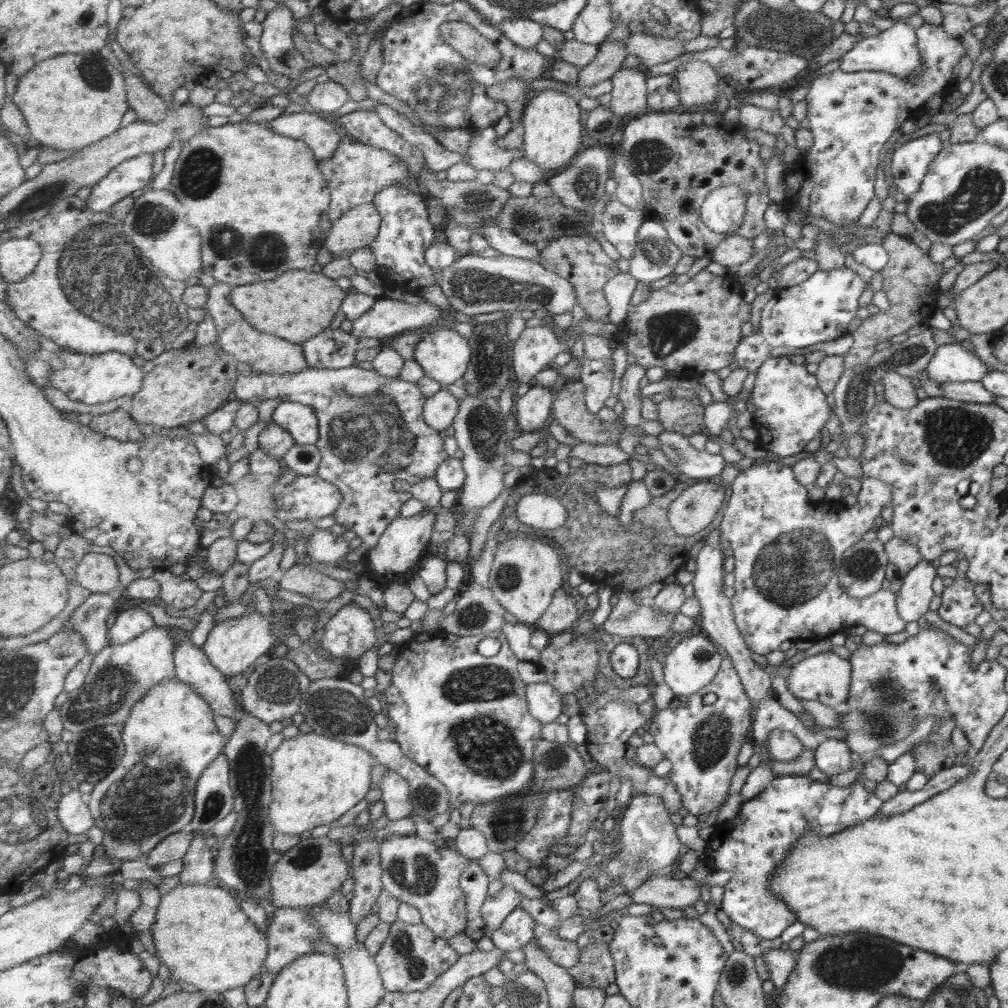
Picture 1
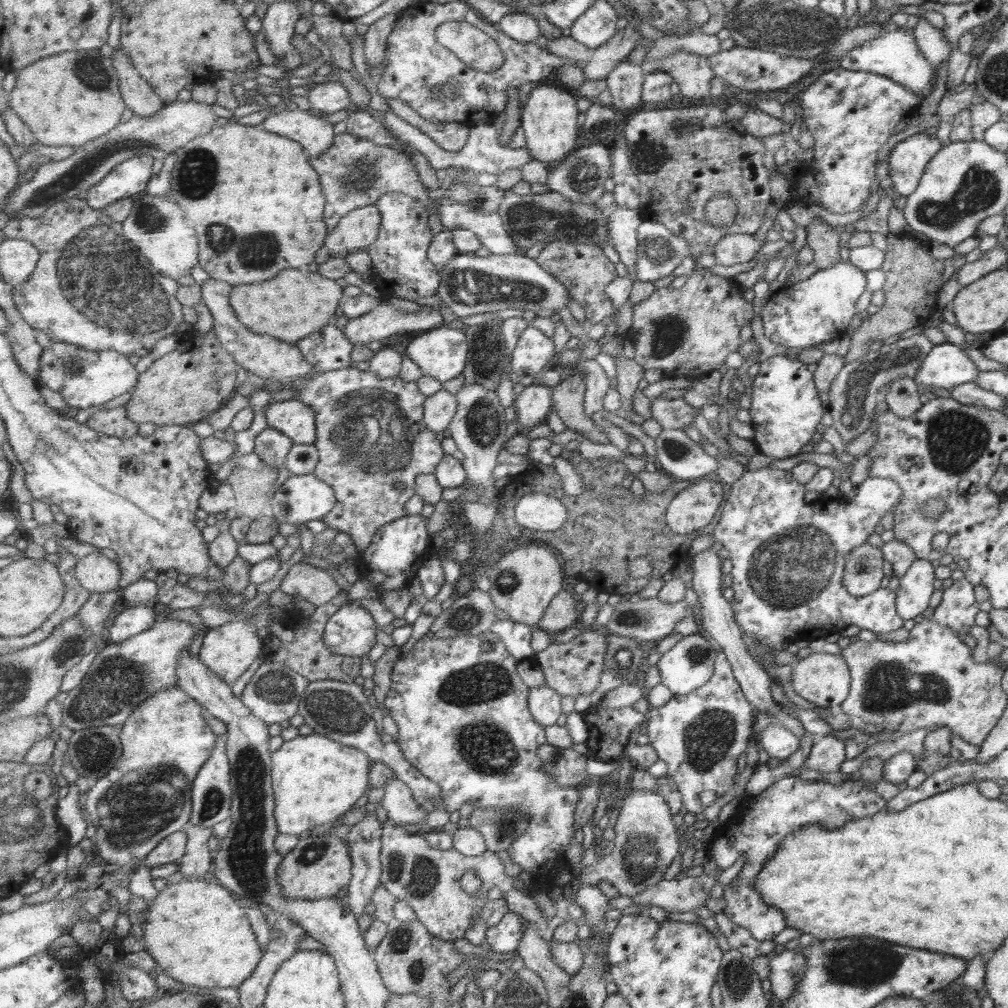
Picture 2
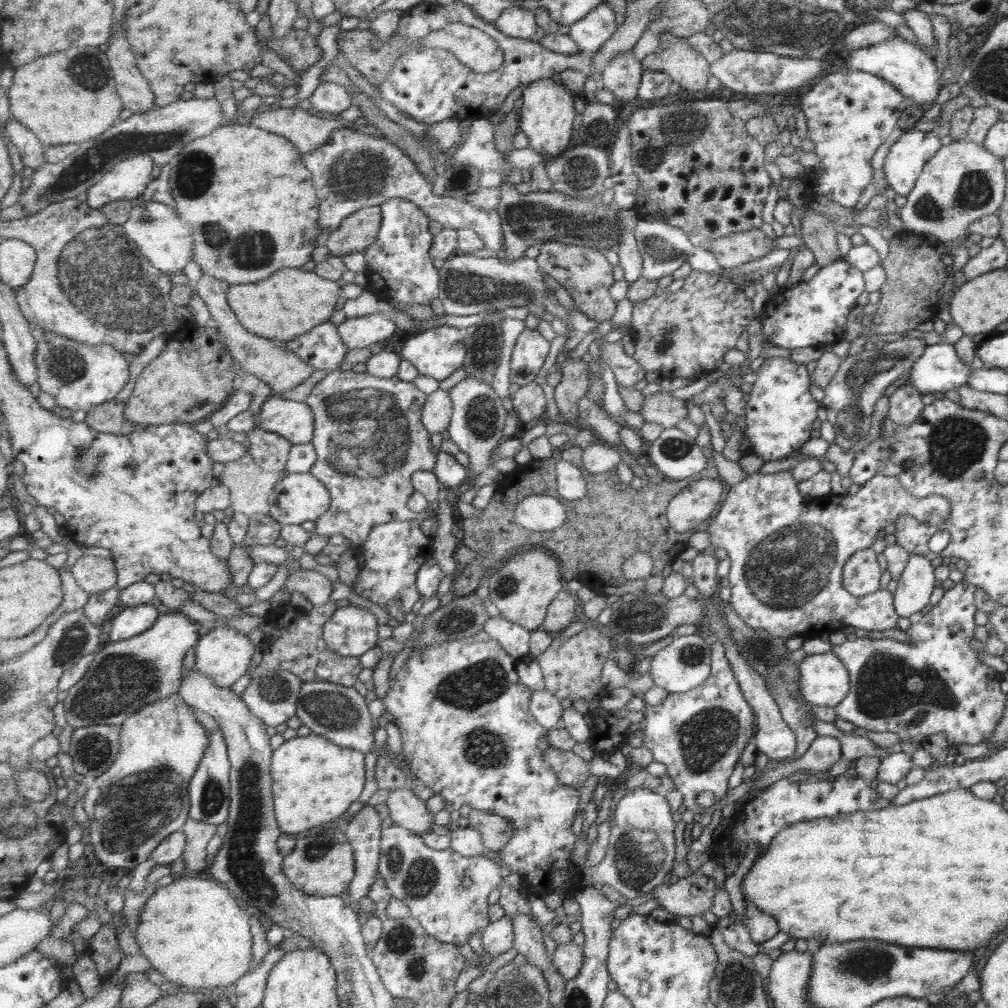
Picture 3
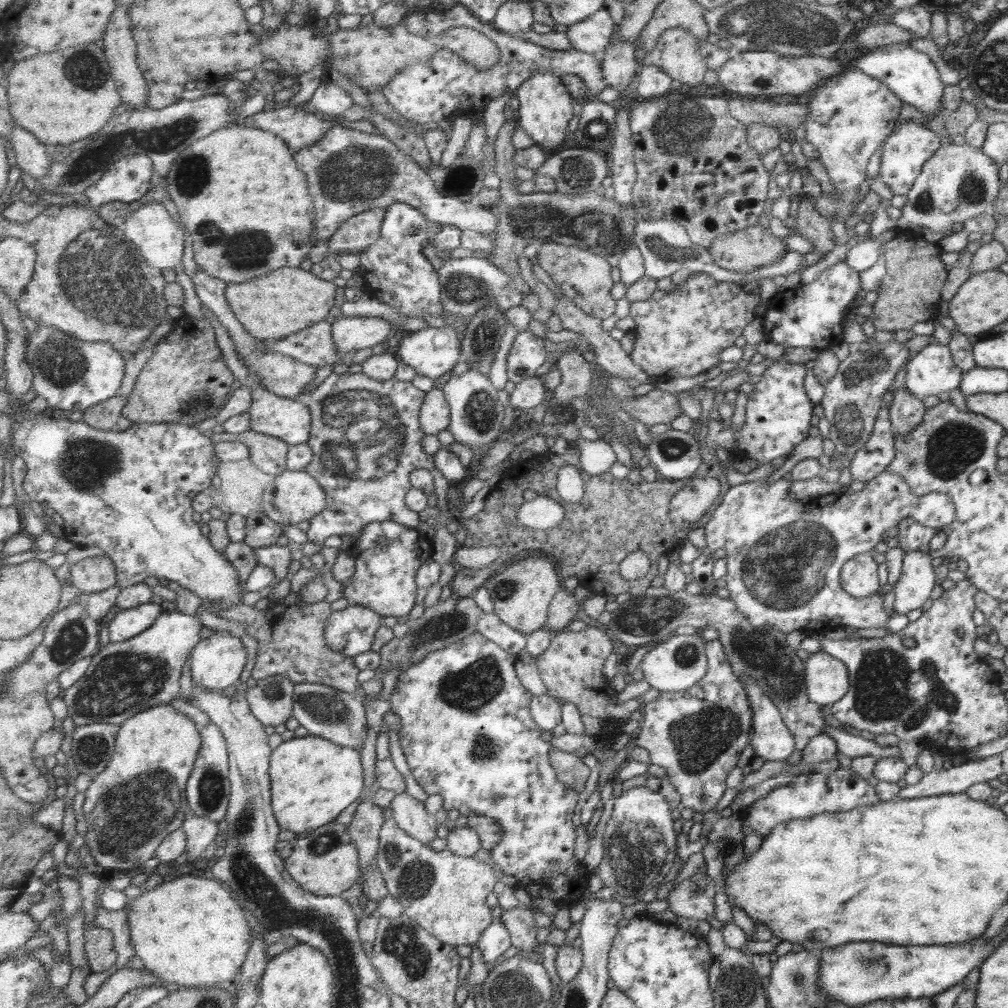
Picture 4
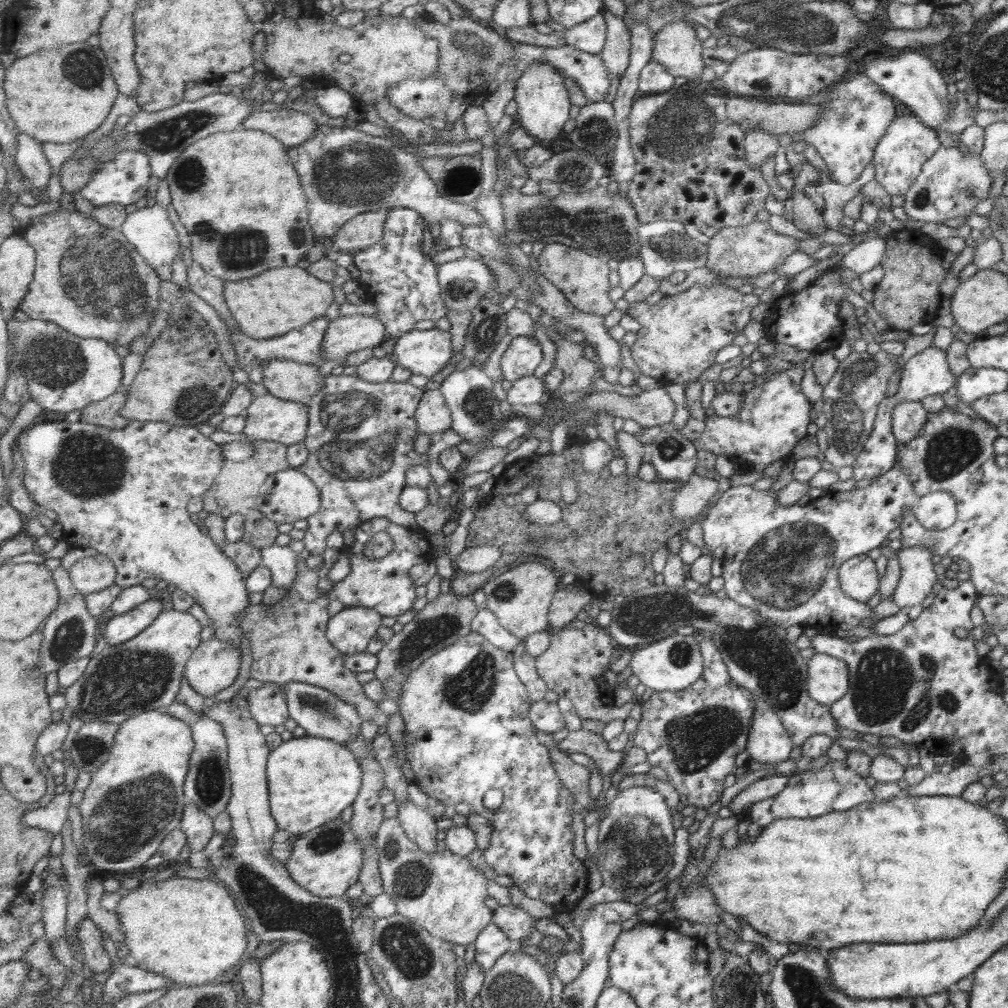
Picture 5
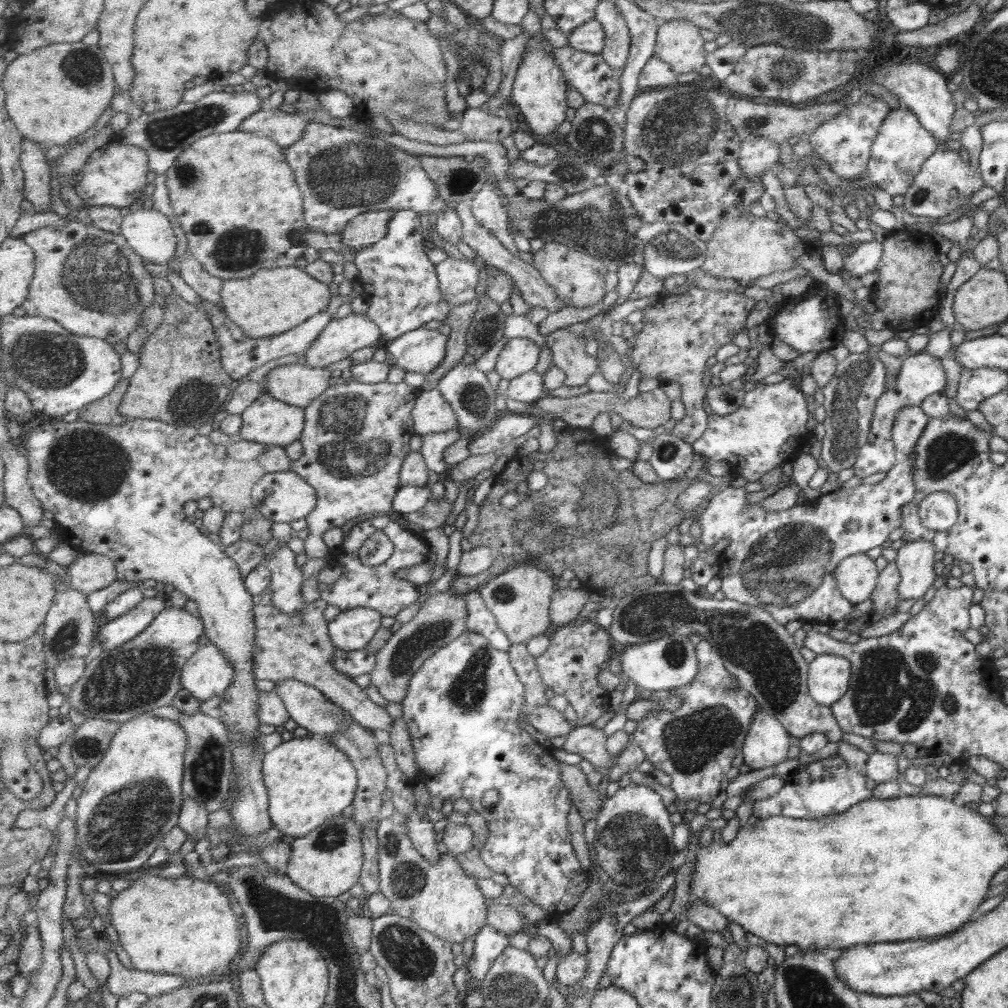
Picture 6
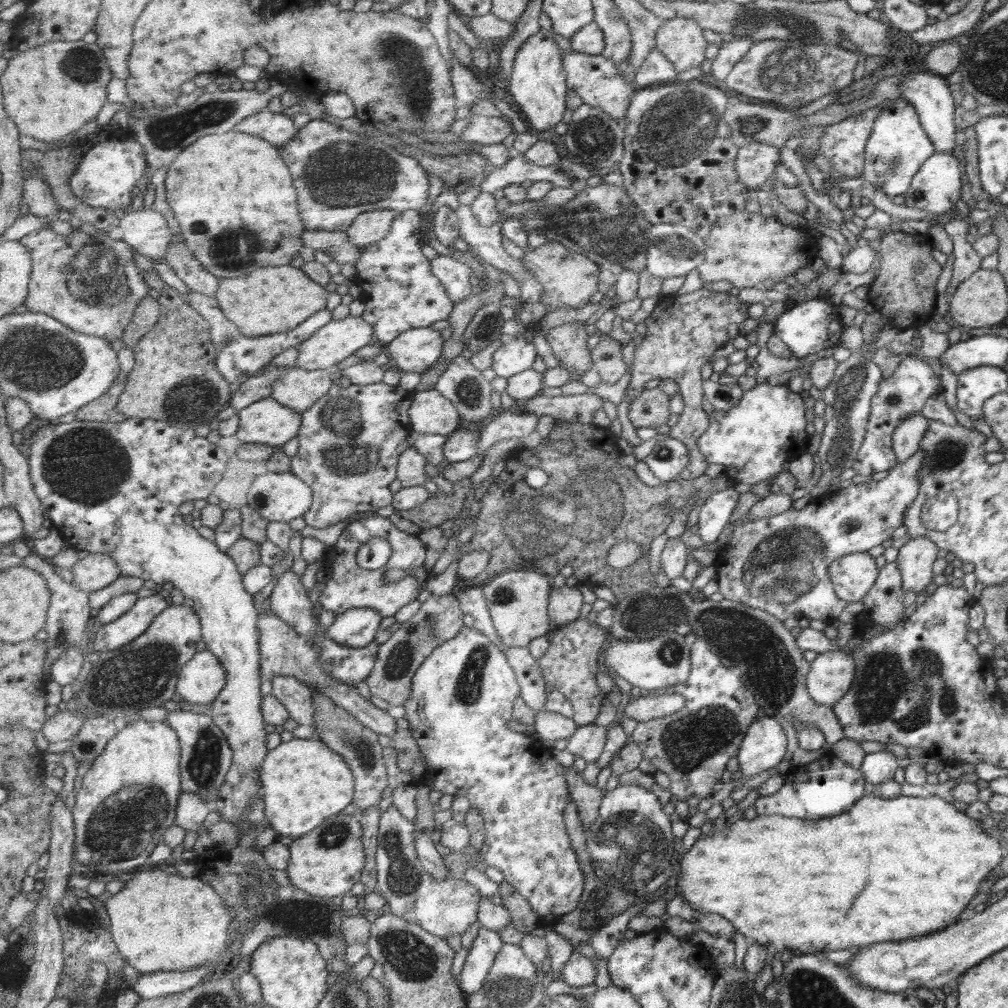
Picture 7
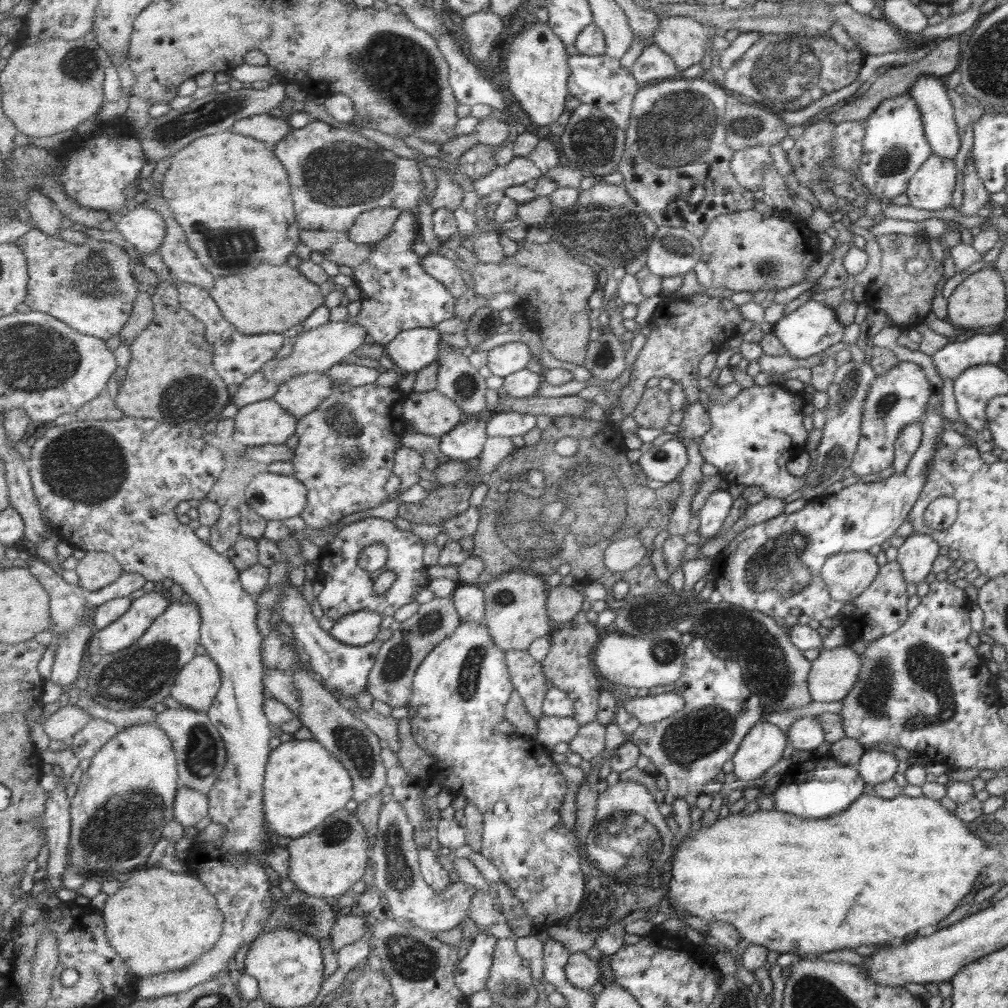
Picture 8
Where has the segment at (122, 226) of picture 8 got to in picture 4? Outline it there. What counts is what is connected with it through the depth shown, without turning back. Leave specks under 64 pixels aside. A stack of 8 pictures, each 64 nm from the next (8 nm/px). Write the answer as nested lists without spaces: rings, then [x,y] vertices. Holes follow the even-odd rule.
[[[150,202],[141,205],[122,228],[127,237],[139,246],[141,254],[151,266],[165,270],[165,268],[173,269],[183,264],[186,227],[180,222],[175,222],[163,204]]]

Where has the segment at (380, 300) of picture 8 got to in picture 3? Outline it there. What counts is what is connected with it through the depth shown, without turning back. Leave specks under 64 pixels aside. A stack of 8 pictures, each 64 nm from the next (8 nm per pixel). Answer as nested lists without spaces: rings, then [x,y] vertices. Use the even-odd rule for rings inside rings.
[[[391,198],[383,202],[382,214],[384,221],[378,234],[377,240],[363,253],[369,259],[368,276],[373,281],[380,282],[381,294],[387,301],[419,303],[431,305],[433,299],[439,299],[443,290],[443,280],[440,270],[433,267],[433,258],[430,254],[434,239],[429,228],[429,216],[416,204],[405,198]]]

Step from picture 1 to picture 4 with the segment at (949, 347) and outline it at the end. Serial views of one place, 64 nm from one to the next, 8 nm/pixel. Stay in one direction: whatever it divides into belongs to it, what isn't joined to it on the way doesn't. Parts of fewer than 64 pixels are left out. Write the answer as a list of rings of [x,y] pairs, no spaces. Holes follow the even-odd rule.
[[[931,342],[925,345],[919,352],[913,355],[905,364],[904,387],[920,401],[925,396],[935,396],[939,392],[948,392],[957,388],[961,382],[961,374],[964,372],[951,361],[951,353],[947,345]]]

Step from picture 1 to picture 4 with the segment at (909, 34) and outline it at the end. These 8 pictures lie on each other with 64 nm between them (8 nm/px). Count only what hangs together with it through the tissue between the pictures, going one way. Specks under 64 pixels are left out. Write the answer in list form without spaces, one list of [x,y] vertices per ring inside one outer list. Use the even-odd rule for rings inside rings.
[[[899,43],[887,46],[880,46],[863,52],[861,56],[851,61],[851,66],[867,76],[877,79],[904,104],[914,106],[922,113],[924,118],[929,120],[939,113],[941,108],[943,83],[939,80],[937,70],[927,55],[909,47],[908,43]]]

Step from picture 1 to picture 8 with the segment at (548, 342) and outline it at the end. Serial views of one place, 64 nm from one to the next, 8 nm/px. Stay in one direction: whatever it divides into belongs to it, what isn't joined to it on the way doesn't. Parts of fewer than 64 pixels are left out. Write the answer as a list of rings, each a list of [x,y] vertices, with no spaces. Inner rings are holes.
[[[509,342],[498,345],[487,353],[487,366],[493,375],[505,378],[529,366],[535,359],[531,348],[525,342]]]

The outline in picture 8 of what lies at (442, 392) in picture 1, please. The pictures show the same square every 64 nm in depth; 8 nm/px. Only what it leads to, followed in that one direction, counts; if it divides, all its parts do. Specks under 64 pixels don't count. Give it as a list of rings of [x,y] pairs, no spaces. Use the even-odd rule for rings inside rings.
[[[440,390],[411,392],[404,404],[404,417],[422,434],[445,437],[466,418],[459,404]]]

